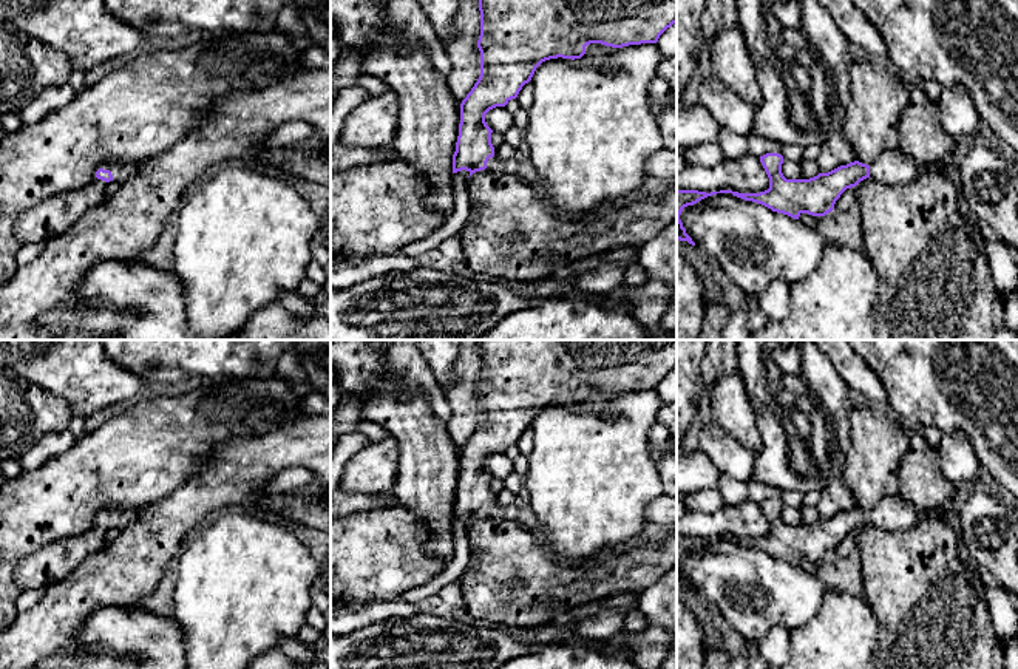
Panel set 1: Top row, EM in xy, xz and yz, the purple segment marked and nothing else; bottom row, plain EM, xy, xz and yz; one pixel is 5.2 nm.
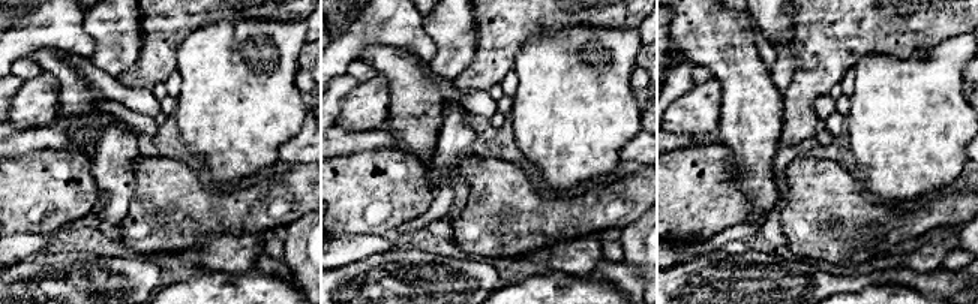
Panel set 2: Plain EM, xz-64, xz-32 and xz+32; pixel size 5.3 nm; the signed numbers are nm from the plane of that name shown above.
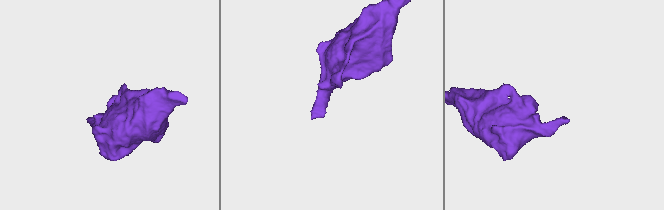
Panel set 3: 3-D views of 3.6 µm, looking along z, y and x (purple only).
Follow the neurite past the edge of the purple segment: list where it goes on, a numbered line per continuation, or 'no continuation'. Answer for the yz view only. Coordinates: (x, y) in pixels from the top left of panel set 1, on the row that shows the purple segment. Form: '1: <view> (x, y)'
1: yz (892, 167)

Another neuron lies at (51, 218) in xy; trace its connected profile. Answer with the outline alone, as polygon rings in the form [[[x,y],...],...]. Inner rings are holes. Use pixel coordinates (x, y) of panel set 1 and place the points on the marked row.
[[[96,178],[79,190],[45,199],[17,218],[14,224],[17,238],[28,244],[48,243],[63,235],[87,212],[103,202],[105,187],[107,182]]]

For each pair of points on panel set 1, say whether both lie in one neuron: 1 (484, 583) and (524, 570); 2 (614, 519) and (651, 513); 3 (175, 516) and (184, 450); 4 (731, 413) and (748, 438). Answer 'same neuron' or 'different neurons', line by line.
1: same neuron
2: different neurons
3: different neurons
4: same neuron

